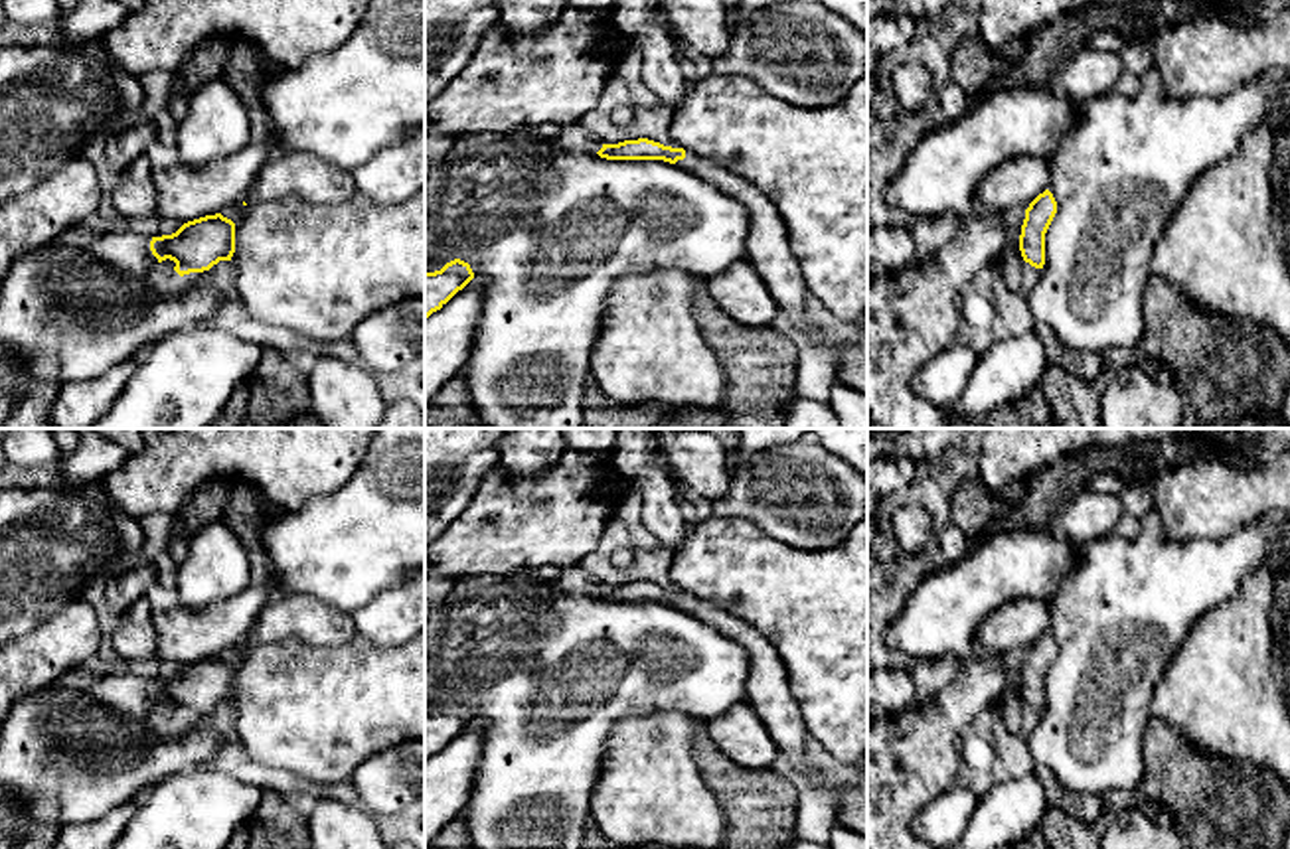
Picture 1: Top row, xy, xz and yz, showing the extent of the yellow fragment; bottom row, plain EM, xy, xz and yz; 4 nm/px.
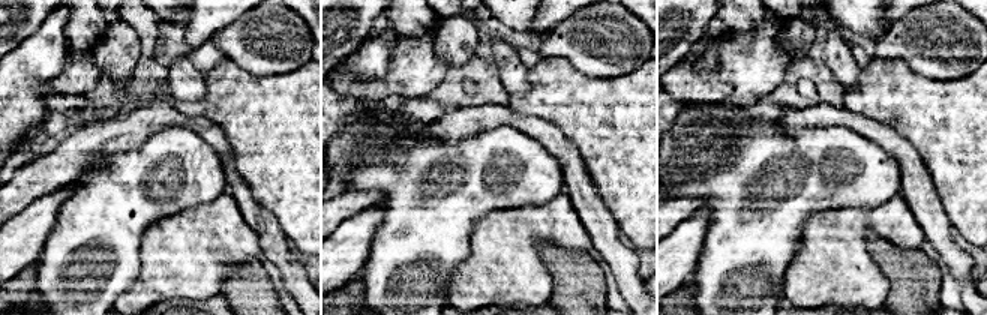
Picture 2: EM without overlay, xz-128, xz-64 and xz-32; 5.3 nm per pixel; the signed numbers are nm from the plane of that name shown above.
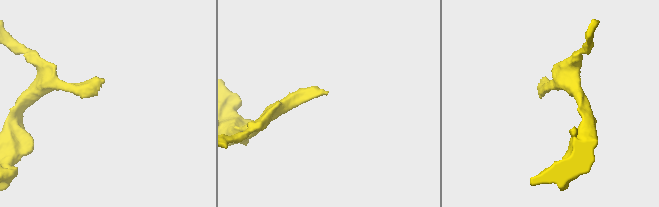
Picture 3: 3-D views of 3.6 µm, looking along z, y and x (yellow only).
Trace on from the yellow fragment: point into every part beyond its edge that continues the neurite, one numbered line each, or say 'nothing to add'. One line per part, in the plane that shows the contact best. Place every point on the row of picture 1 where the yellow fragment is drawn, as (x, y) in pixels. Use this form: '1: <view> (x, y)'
1: xz (769, 253)

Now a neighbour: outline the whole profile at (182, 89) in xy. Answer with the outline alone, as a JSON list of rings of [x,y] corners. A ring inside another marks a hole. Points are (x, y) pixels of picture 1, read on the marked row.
[[[209,38],[194,51],[190,61],[176,71],[178,79],[168,101],[168,111],[178,122],[188,115],[192,93],[207,79],[219,77],[231,47],[231,38]]]

